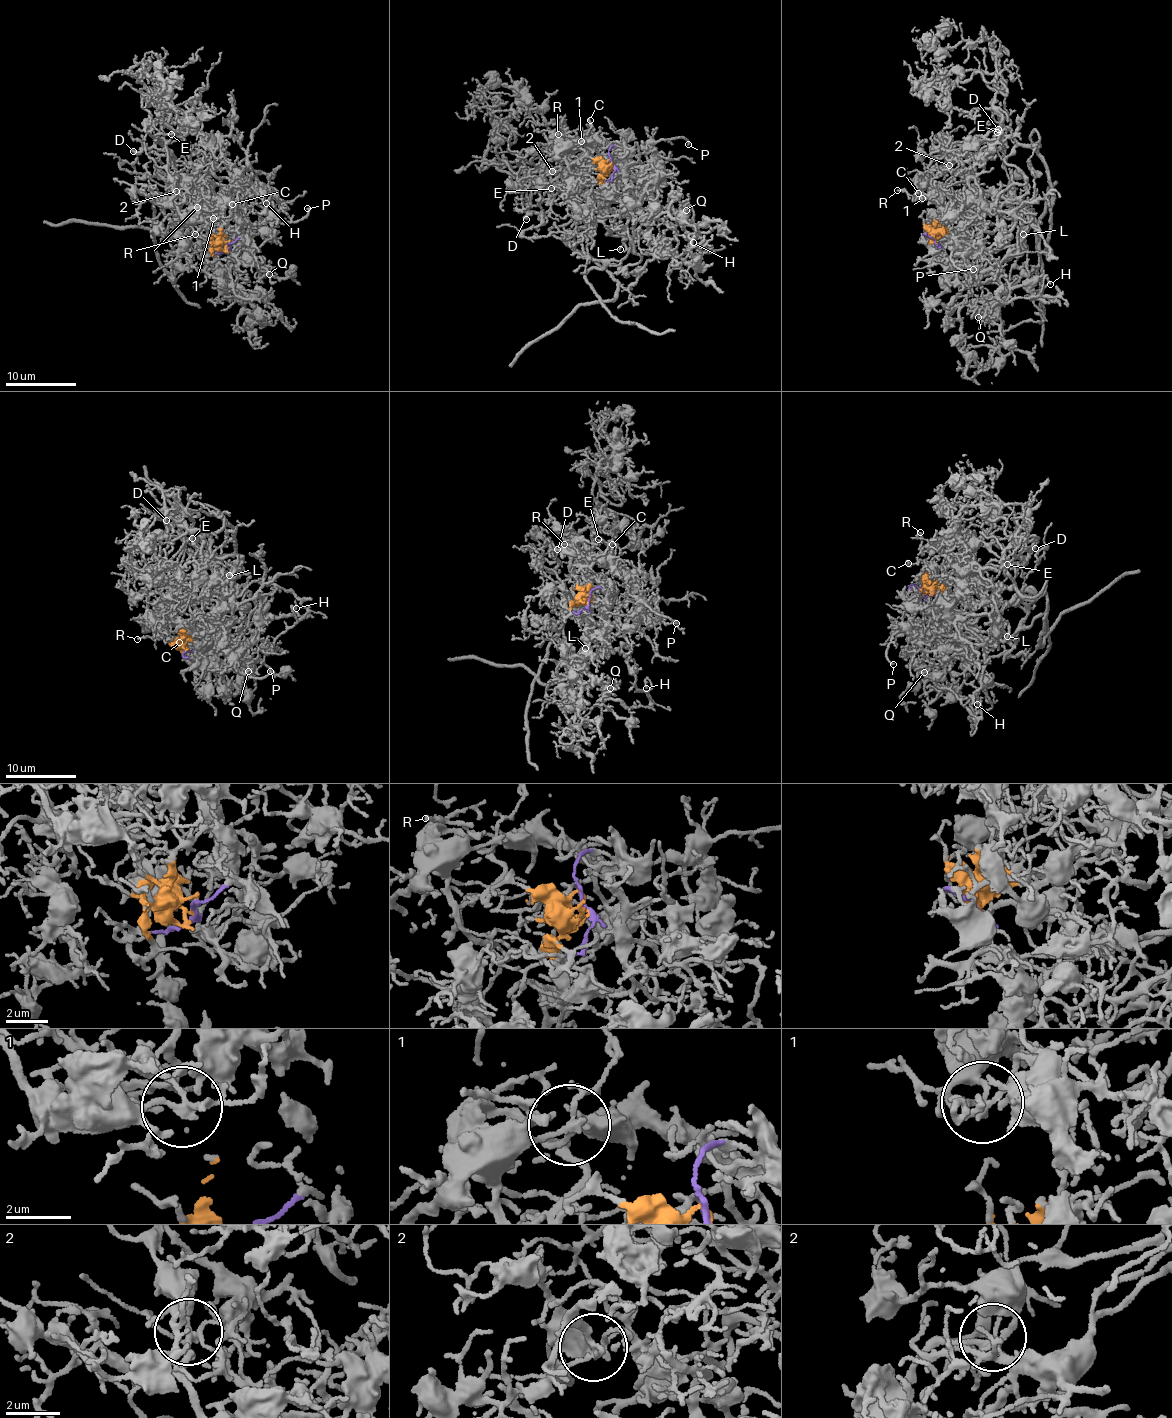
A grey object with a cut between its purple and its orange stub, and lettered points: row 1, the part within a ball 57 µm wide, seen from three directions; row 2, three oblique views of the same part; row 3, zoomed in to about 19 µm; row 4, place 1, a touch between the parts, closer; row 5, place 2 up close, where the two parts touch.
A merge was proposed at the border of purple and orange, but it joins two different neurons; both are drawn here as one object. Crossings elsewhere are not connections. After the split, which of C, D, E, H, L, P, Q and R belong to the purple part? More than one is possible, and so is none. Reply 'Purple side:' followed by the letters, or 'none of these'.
Purple side: E, H, P

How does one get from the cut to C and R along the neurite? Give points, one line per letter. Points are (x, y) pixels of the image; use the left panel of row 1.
C: (229, 245), (211, 240), (214, 233), (194, 190), (194, 211), (189, 218), (223, 218), (230, 215), (233, 203)
R: (229, 245), (211, 240), (214, 233), (193, 190), (197, 195), (189, 218), (206, 223), (195, 235)

